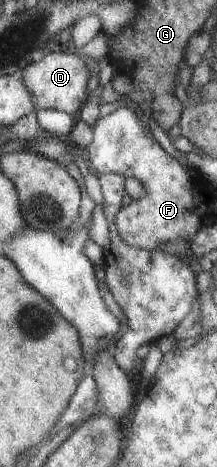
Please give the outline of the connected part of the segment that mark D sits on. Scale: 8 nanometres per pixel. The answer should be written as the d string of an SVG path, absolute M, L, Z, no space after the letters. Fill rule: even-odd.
M52 52L36 62L25 62L19 74L37 110L56 109L72 116L85 102L88 72L85 62L78 54Z

